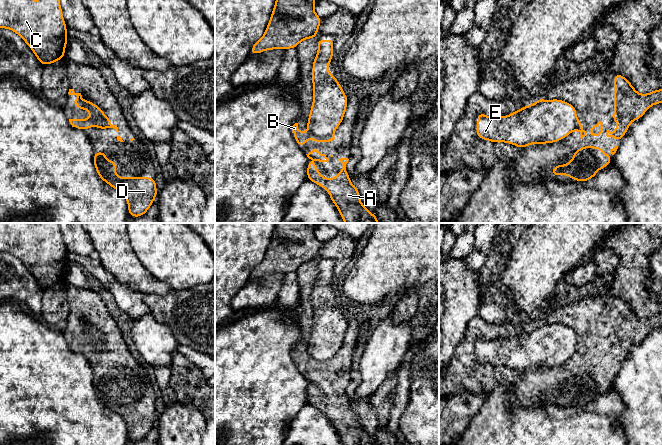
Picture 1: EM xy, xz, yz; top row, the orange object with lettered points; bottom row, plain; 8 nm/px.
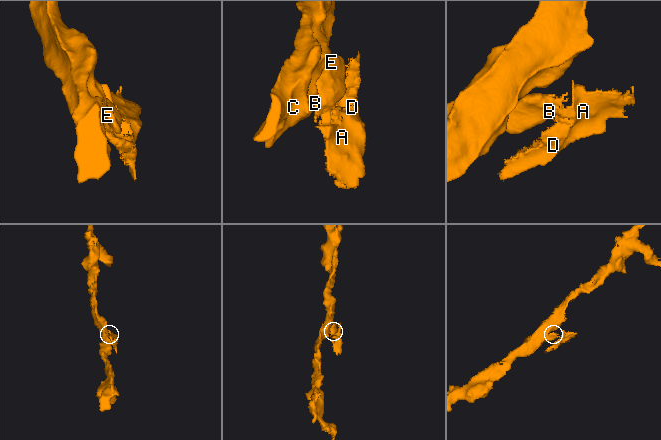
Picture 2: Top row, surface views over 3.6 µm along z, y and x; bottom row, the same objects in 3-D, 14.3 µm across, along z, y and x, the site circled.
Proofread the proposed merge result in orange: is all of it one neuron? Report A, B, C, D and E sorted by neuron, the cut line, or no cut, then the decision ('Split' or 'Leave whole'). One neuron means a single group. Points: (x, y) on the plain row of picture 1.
Groups: A B D / C E. Split along xz (310, 356), (318, 360), (329, 360), (332, 358). Split

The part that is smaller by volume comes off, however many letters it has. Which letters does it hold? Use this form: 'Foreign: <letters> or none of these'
Foreign: A, B, D

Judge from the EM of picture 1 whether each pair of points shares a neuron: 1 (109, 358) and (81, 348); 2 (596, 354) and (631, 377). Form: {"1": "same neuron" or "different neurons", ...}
{"1": "same neuron", "2": "different neurons"}

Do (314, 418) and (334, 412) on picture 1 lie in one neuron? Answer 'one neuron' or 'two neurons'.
two neurons

